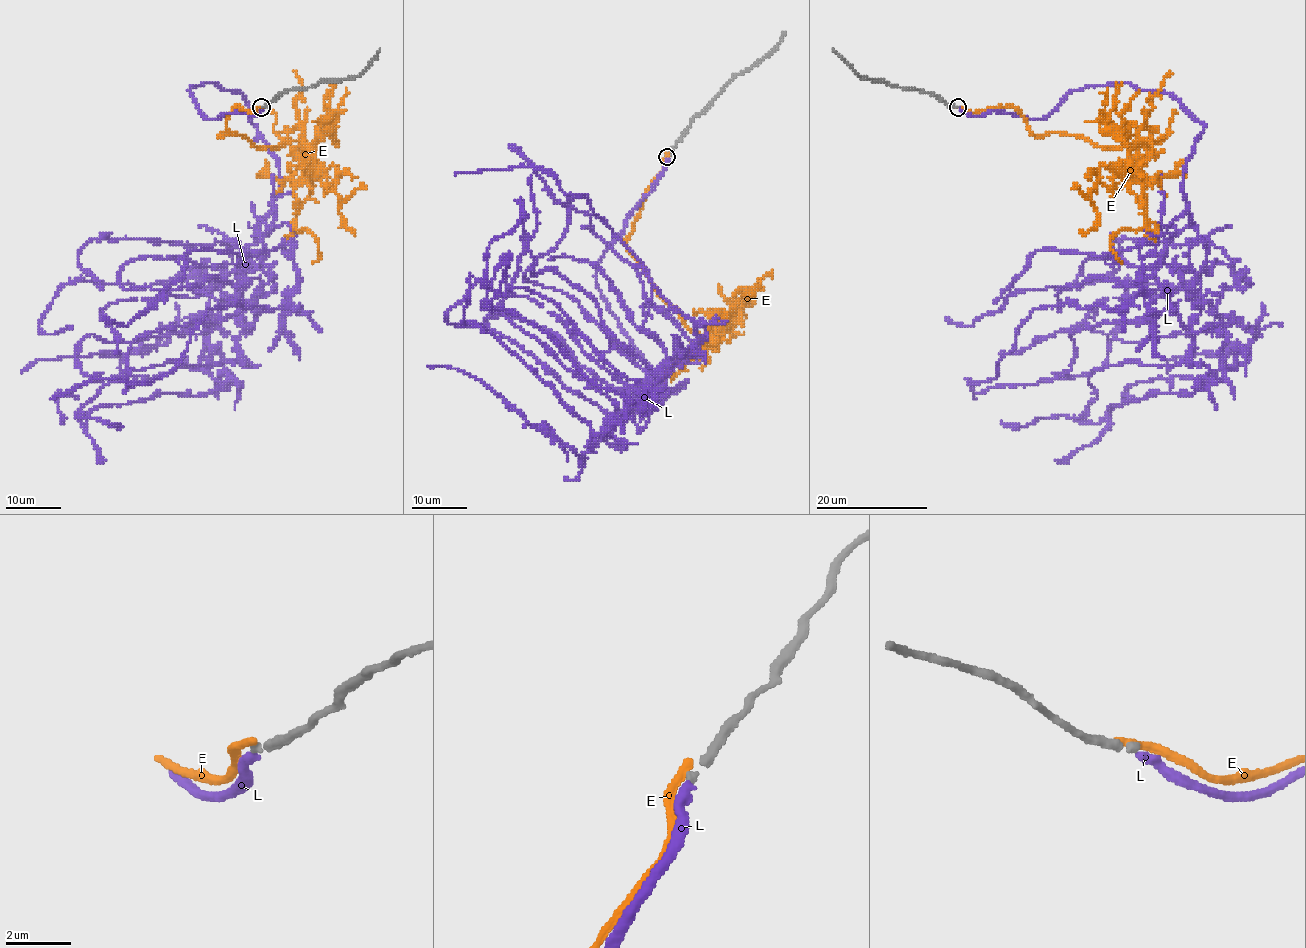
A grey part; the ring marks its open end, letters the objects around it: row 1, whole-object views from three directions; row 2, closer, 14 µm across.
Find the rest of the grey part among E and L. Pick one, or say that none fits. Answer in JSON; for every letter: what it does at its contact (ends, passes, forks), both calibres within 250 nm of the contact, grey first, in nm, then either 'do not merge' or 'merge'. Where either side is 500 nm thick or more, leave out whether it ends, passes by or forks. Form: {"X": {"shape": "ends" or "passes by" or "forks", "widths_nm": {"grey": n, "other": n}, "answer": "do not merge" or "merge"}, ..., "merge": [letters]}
{"E": {"shape": "ends", "widths_nm": {"grey": 200, "other": 320}, "answer": "do not merge"}, "L": {"shape": "ends", "widths_nm": {"grey": 200, "other": 280}, "answer": "do not merge"}, "merge": []}

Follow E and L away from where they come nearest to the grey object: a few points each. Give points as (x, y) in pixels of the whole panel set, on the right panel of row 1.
E: (957, 106), (1013, 106), (1032, 133), (1101, 147), (1136, 141), (1144, 224), (1111, 239), (1121, 263)
L: (959, 108), (1043, 118), (1131, 83), (1204, 127), (1186, 225), (1146, 227), (1135, 297), (1035, 307), (975, 397)

